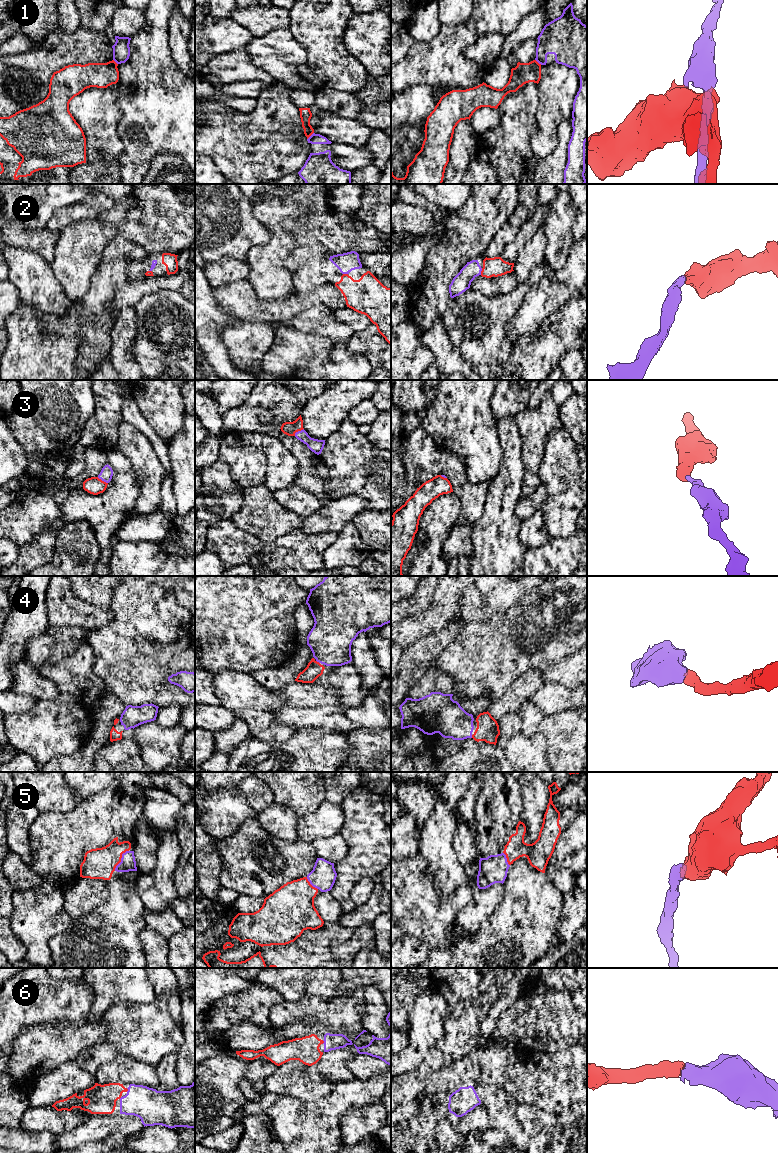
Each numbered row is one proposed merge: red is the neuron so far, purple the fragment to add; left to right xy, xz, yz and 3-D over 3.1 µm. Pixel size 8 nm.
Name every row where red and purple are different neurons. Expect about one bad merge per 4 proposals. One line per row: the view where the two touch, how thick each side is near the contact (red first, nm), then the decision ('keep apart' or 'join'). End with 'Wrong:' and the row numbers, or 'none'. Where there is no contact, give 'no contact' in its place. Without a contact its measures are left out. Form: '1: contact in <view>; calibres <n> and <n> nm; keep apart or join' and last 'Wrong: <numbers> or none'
1: contact in xz; calibres 100 and 80 nm; keep apart
2: contact in yz; calibres 150 and 150 nm; join
3: contact in xz; calibres 110 and 110 nm; join
4: contact in xz; calibres 140 and 340 nm; join
5: contact in xy; calibres 260 and 120 nm; join
6: contact in xy; calibres 220 and 280 nm; join
Wrong: 1

